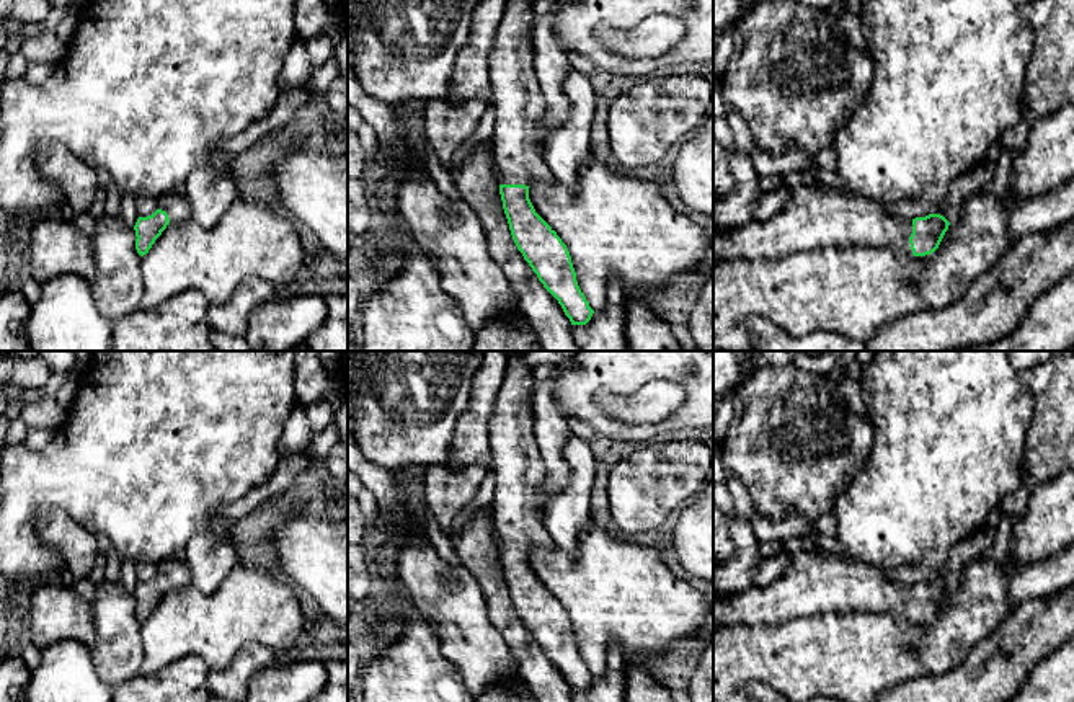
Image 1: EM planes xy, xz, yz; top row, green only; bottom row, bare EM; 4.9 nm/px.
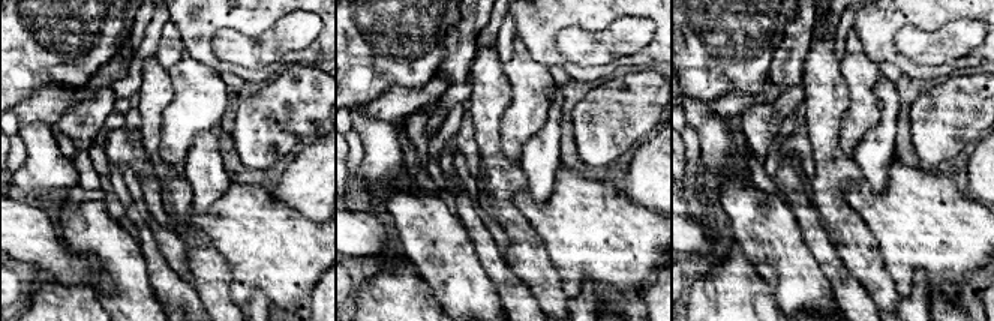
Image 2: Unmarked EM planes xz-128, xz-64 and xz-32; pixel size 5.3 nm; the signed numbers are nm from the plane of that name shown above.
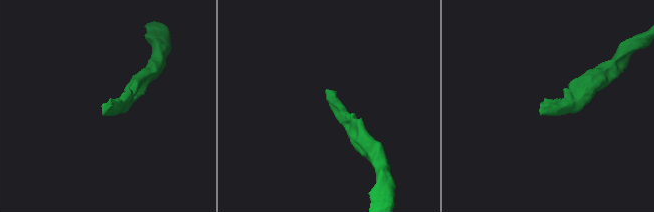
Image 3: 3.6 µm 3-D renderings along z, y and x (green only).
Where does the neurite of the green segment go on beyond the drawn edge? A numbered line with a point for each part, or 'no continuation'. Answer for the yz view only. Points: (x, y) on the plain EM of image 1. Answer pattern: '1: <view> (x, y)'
1: yz (813, 583)

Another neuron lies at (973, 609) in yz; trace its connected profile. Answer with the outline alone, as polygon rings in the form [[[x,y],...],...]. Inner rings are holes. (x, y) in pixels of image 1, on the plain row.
[[[997,562],[973,563],[963,570],[960,584],[950,588],[939,614],[922,622],[925,635],[916,653],[924,666],[924,674],[939,676],[956,668],[978,643],[997,630],[1017,607],[1017,602],[1010,601],[1007,594],[1009,581],[1009,568]]]

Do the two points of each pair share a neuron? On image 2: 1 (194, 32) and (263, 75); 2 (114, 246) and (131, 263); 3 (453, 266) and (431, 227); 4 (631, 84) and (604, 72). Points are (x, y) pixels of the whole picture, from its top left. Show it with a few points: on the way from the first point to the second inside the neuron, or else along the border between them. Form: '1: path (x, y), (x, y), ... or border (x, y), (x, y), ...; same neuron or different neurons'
1: path (204, 51), (218, 65), (243, 74); same neuron
2: path (119, 251), (126, 258); same neuron
3: path (444, 257), (432, 236); same neuron
4: border (621, 71), (607, 80); different neurons

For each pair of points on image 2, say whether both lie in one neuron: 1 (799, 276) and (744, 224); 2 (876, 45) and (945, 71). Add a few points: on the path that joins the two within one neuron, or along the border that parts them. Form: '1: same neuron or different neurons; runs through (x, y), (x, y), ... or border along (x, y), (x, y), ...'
1: same neuron; runs through (786, 263), (757, 234)
2: same neuron; runs through (892, 54), (912, 69), (928, 71)

